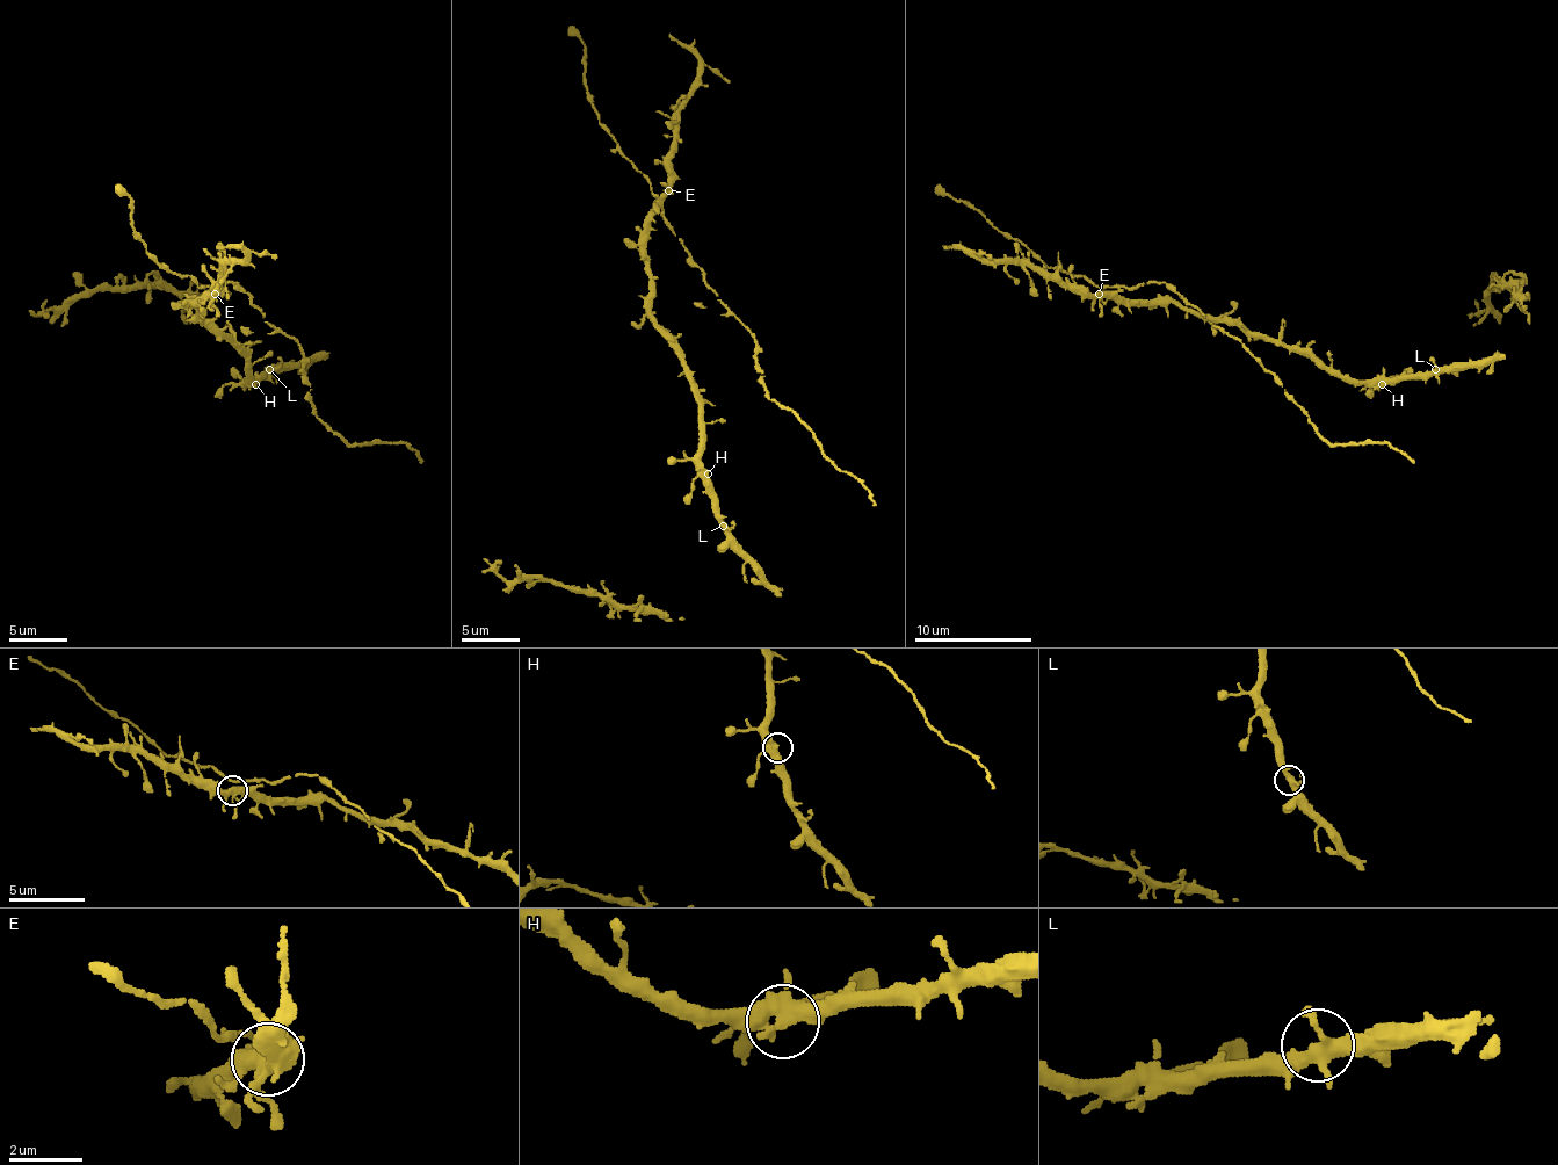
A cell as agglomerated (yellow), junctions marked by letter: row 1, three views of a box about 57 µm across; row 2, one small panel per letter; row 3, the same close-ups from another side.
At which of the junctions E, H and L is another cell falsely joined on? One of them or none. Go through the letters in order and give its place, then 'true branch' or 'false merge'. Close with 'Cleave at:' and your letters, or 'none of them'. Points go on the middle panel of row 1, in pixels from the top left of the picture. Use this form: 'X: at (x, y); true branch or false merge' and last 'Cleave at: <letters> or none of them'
E: at (668, 190); true branch
H: at (708, 474); true branch
L: at (723, 526); true branch
Cleave at: none of them

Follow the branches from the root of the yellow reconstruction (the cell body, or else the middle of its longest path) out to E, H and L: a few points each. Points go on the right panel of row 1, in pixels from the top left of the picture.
E: (1251, 337), (1218, 317), (1197, 317), (1172, 302), (1116, 302), (1099, 294)
H: (1251, 337), (1268, 337), (1312, 355), (1353, 381), (1382, 384)
L: (1251, 337), (1268, 337), (1312, 355), (1353, 381), (1393, 381), (1408, 375), (1429, 375), (1435, 369)

